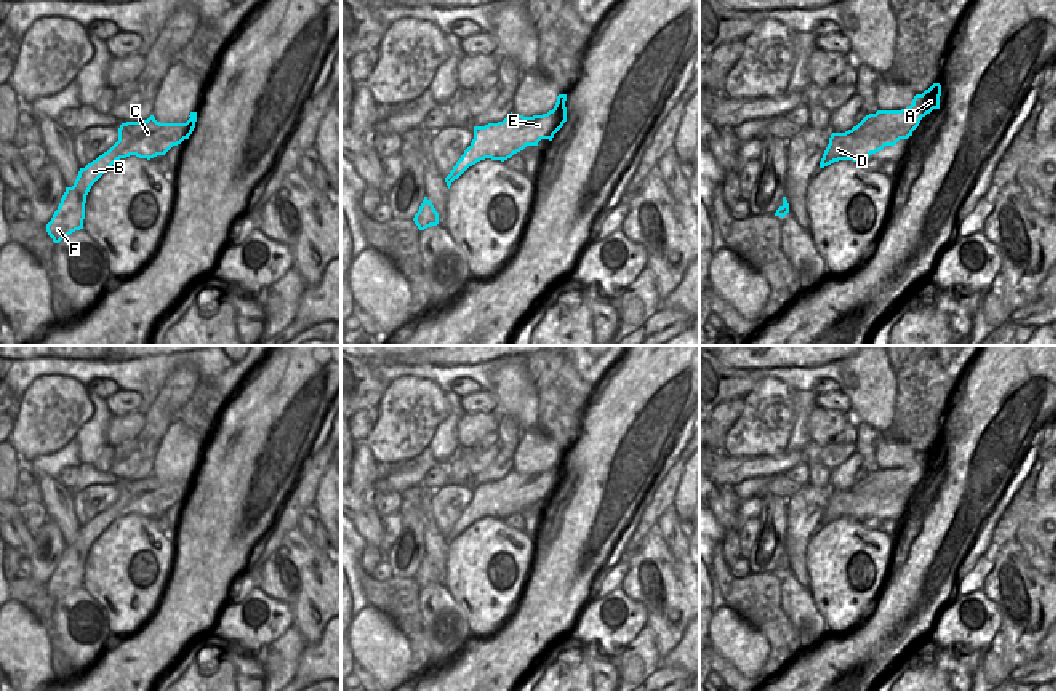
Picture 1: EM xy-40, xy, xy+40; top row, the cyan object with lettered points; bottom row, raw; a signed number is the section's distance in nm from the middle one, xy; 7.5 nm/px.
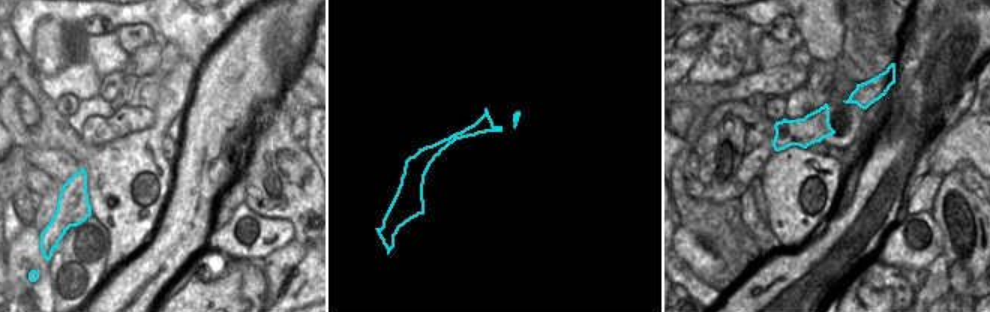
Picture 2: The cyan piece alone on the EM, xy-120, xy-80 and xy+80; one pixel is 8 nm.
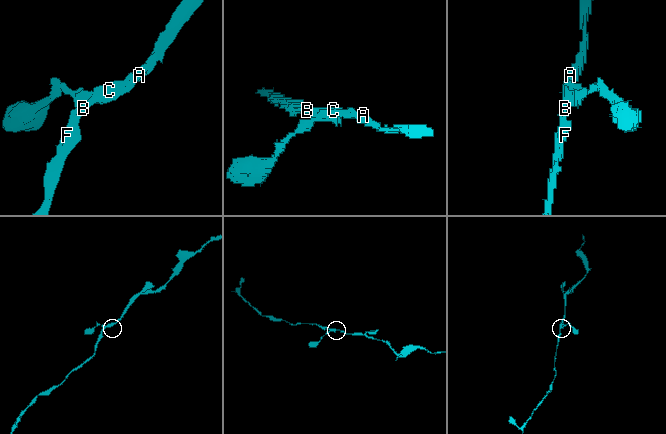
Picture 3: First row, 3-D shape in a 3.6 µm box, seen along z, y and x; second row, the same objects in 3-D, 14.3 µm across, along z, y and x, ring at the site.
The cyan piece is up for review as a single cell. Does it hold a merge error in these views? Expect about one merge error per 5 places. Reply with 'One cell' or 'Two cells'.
One cell

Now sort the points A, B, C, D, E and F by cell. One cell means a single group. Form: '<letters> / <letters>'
A B C D E F

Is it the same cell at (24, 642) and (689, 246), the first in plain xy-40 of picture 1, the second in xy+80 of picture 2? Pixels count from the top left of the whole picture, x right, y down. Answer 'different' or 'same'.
same

